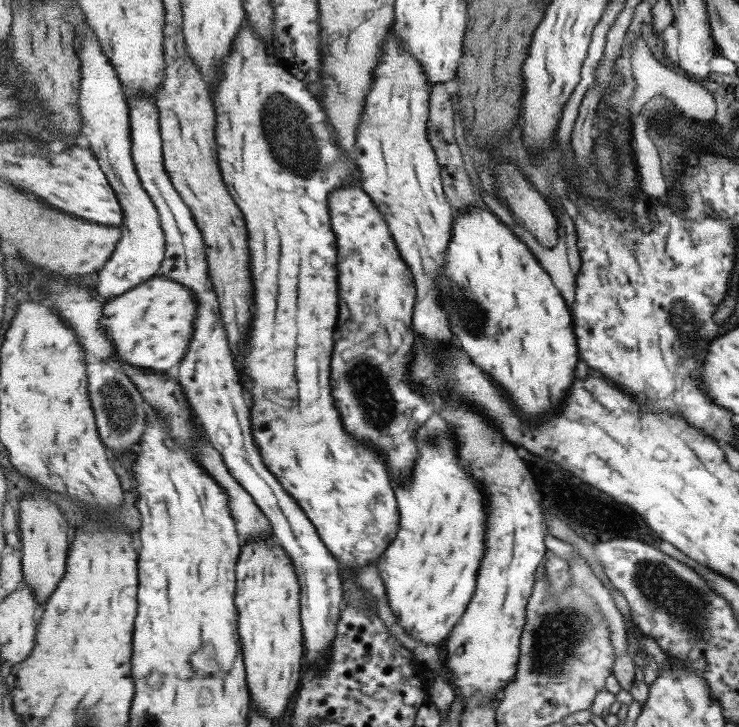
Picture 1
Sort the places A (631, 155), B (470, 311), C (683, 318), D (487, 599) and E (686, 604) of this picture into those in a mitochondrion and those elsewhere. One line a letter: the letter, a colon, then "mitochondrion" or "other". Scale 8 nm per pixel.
A: other
B: mitochondrion
C: mitochondrion
D: other
E: mitochondrion

